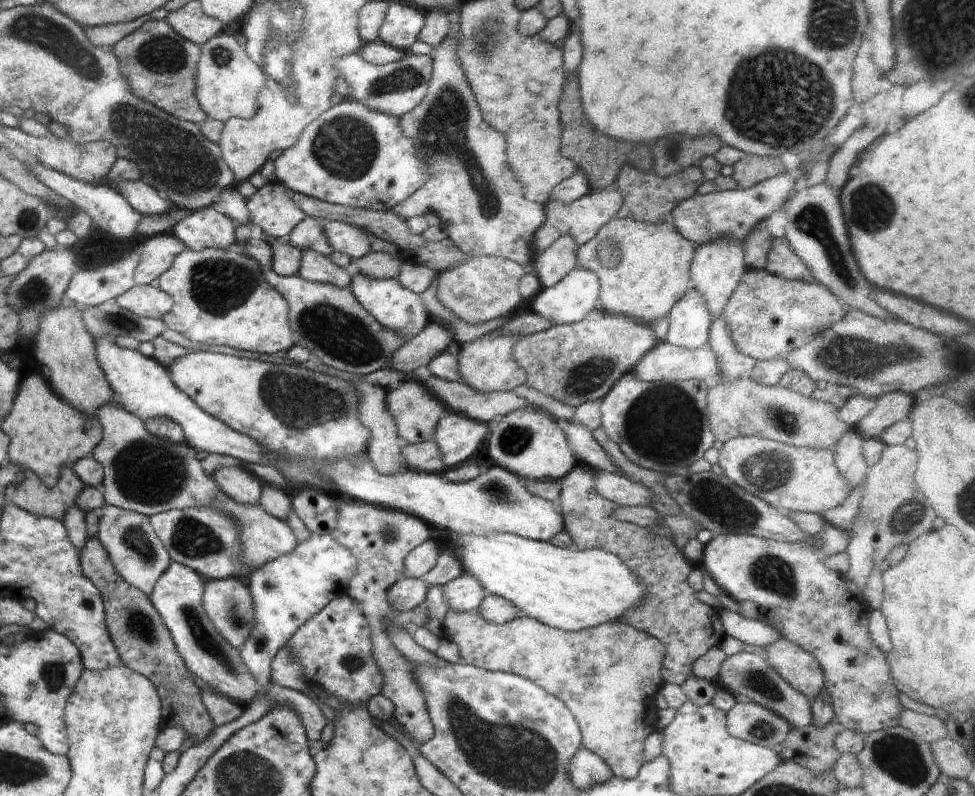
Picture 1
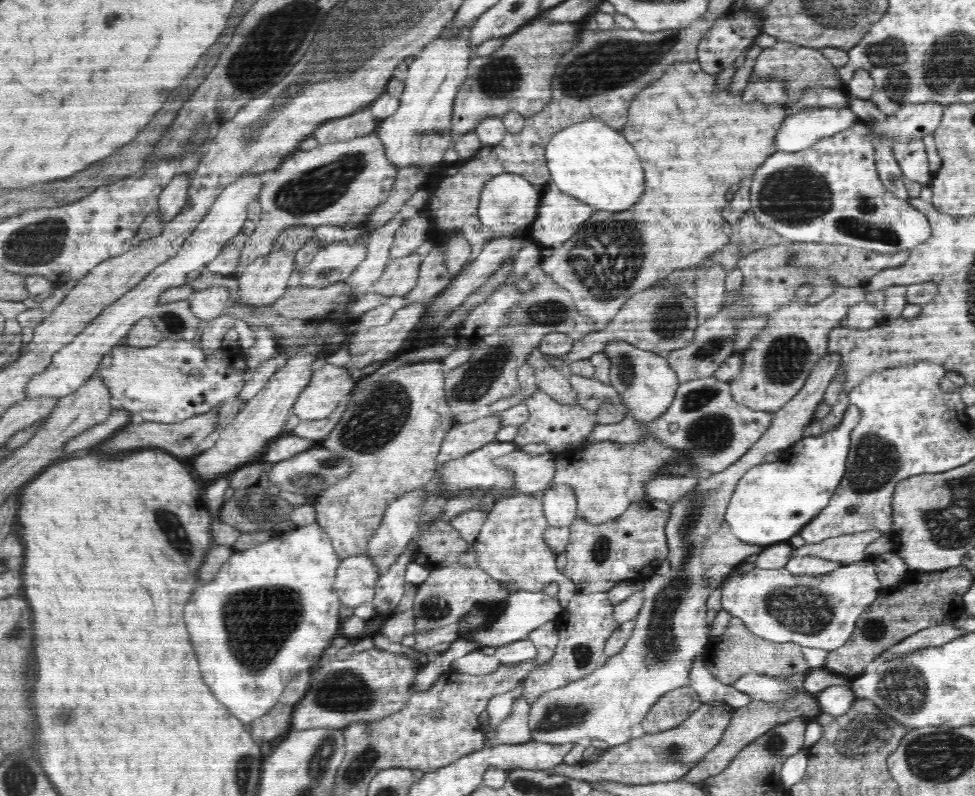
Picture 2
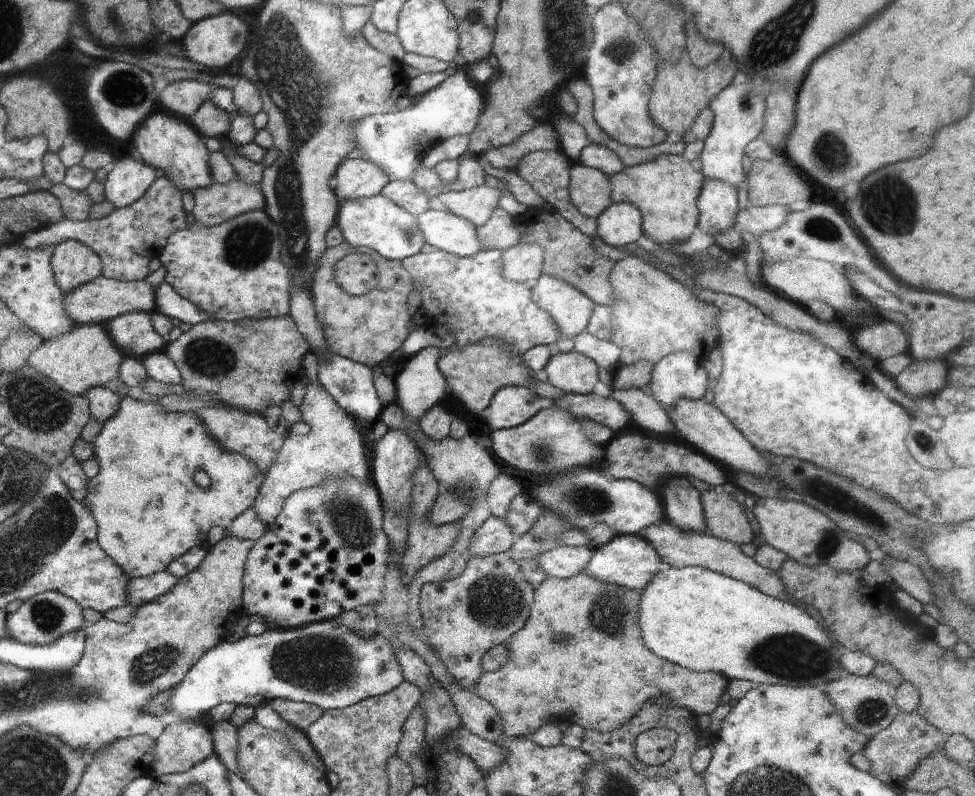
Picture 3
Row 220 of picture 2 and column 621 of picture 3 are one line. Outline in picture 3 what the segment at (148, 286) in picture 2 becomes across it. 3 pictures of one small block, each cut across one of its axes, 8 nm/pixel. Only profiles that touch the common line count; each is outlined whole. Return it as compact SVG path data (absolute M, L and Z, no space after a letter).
M613 201L596 218L599 238L610 247L622 248L642 235L643 218L632 201Z

